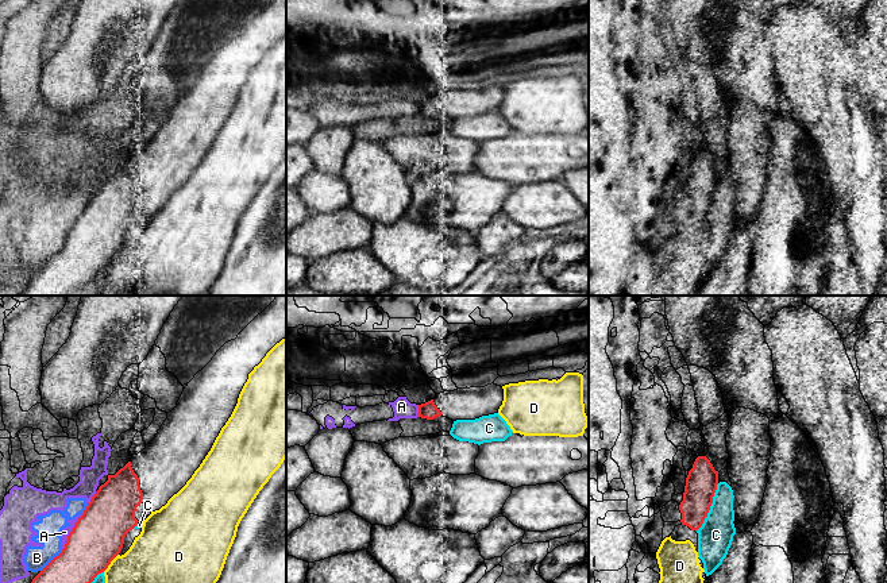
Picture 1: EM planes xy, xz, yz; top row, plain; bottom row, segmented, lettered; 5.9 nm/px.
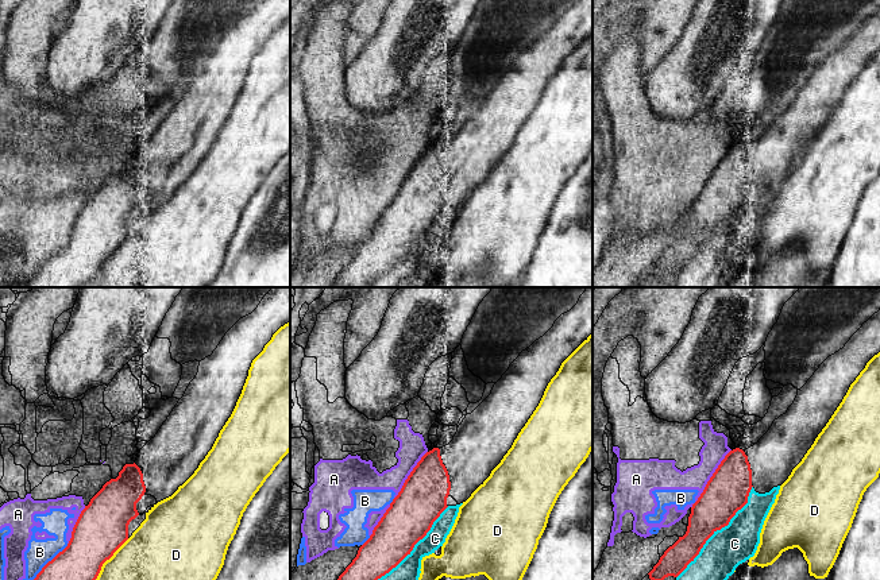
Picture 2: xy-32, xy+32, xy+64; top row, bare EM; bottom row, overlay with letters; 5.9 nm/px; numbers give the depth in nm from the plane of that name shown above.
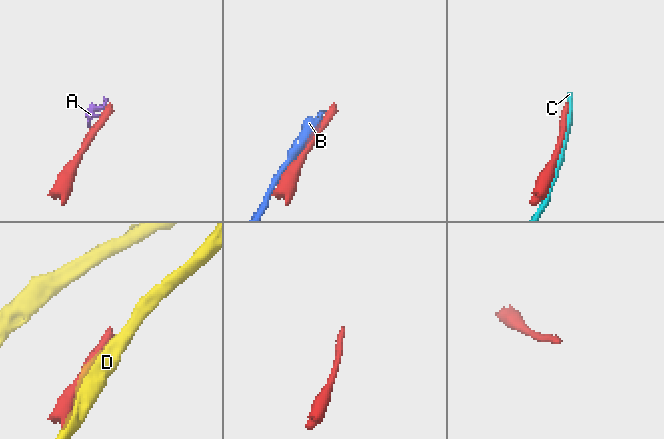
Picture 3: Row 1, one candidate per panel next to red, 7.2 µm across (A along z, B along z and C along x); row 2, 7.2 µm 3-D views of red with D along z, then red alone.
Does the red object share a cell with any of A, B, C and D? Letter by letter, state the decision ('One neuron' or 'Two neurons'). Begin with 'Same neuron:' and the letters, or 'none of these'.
Same neuron: none of these
A: Two neurons
B: Two neurons
C: Two neurons
D: Two neurons

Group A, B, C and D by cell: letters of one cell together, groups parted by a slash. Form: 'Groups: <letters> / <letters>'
Groups: A B / C / D

